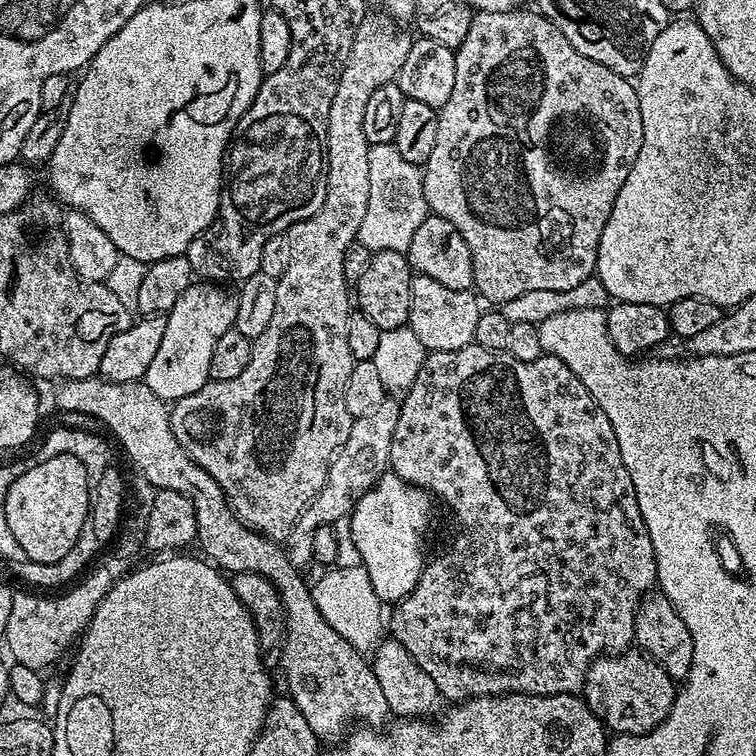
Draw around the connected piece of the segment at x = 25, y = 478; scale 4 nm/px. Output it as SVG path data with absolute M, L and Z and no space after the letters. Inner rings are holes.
M58 454L57 457L49 458L47 462L31 468L10 486L5 506L7 525L10 526L15 541L26 552L27 560L40 563L58 562L66 558L66 554L73 549L78 536L82 534L83 523L90 513L90 490L86 467L70 454Z

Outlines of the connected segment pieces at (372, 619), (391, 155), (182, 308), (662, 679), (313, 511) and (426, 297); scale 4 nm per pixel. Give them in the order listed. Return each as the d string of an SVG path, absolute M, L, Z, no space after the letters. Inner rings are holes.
M362 566L329 567L325 576L320 576L311 585L314 606L322 612L326 620L357 651L368 654L382 639L380 633L380 608L382 602L370 586L370 574Z
M373 144L370 154L370 203L366 218L356 235L357 241L374 252L394 250L407 253L418 226L430 215L424 193L424 173L417 165L406 162L395 144Z
M193 282L174 302L172 309L166 313L168 321L166 322L166 334L162 334L162 342L158 345L158 351L154 353L154 362L150 362L150 370L146 370L143 381L166 402L175 402L202 390L202 386L209 381L210 357L214 354L214 345L226 330L230 330L236 322L238 314L238 302L233 293L228 293L227 287L221 286L216 282Z
M625 650L606 654L592 661L584 680L582 695L611 733L644 736L665 720L677 691L675 681L659 663L639 650Z
M386 398L382 406L374 410L374 414L353 419L350 434L346 437L342 450L333 458L322 490L318 490L308 508L302 510L298 522L294 522L294 530L290 530L288 535L286 551L295 568L304 570L307 569L307 564L313 563L314 534L318 526L335 526L339 520L351 517L358 498L362 498L362 494L366 494L366 490L373 488L377 480L389 471L390 442L394 438L394 426L398 426L399 413L400 400Z
M413 275L410 286L410 314L406 327L418 334L418 342L428 352L462 350L474 341L474 329L478 327L478 318L482 311L482 301L475 291L450 290L434 278Z

